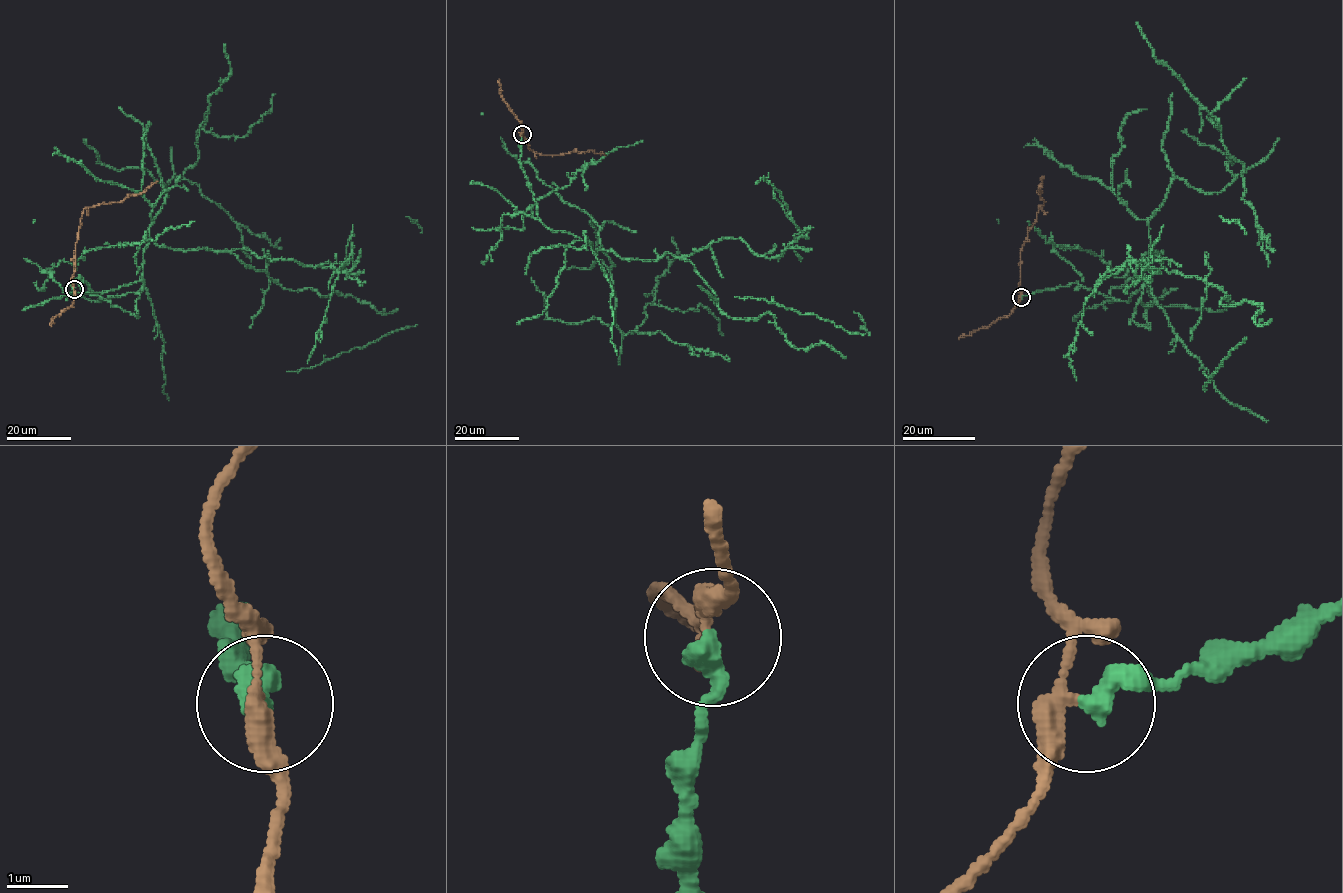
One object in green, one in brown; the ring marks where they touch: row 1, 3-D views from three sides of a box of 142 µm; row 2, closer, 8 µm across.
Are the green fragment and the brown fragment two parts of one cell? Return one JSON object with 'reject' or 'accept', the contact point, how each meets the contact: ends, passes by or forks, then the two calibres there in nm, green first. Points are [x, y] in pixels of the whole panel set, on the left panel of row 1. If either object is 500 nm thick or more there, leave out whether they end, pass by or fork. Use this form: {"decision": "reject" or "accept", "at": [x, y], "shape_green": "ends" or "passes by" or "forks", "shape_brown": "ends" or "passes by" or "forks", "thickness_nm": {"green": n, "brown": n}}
{"decision": "reject", "at": [74, 289], "shape_green": "ends", "shape_brown": "passes by", "thickness_nm": {"green": 400, "brown": 280}}

